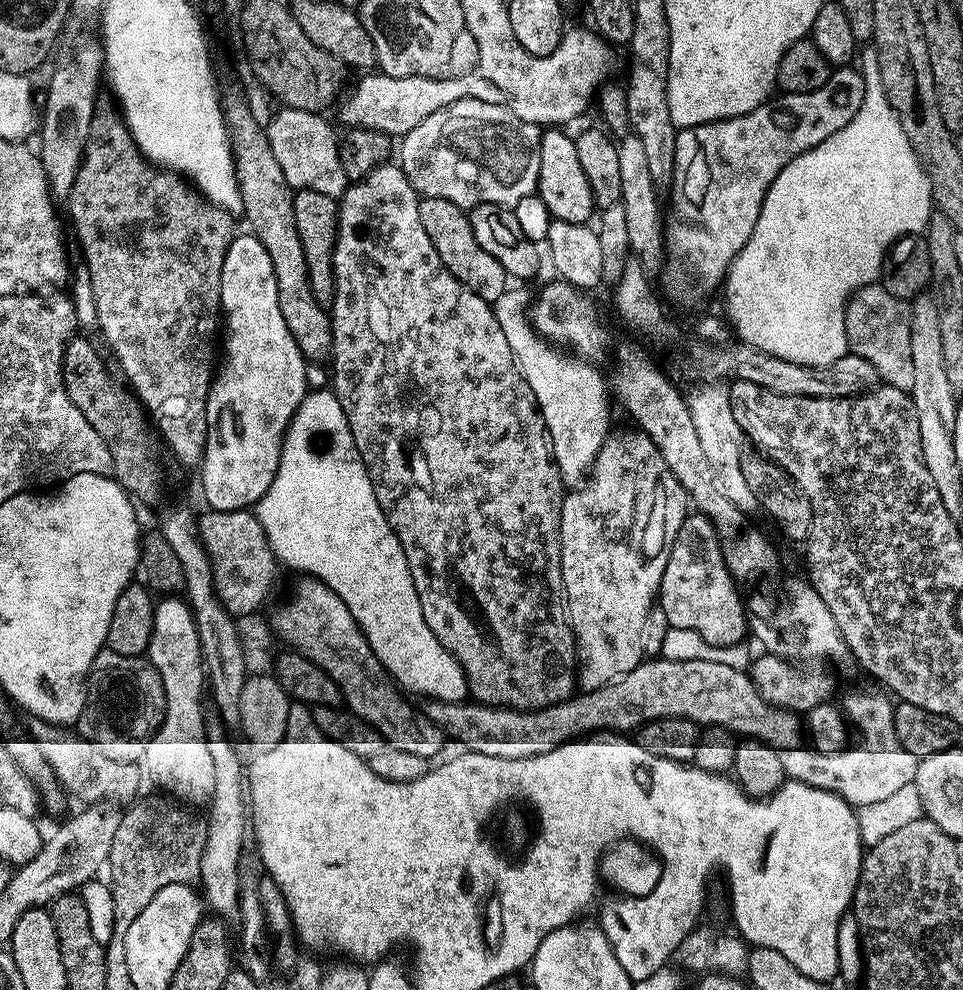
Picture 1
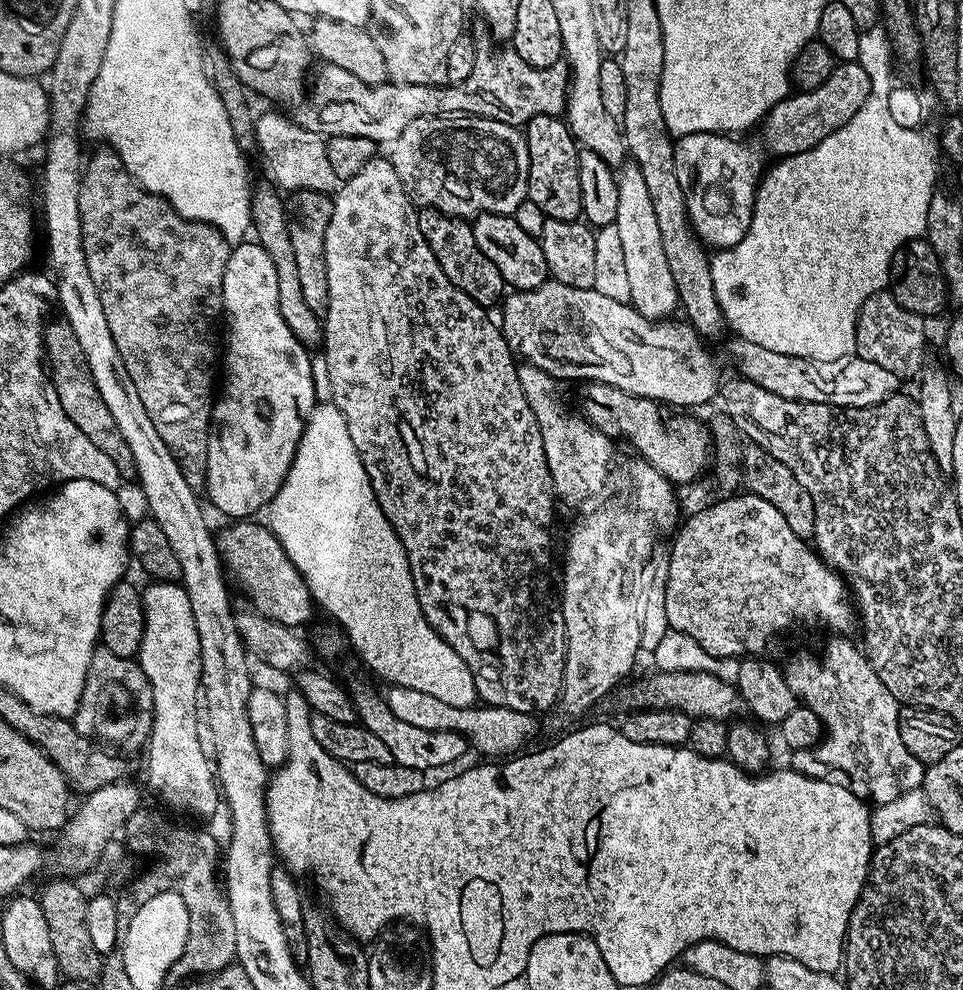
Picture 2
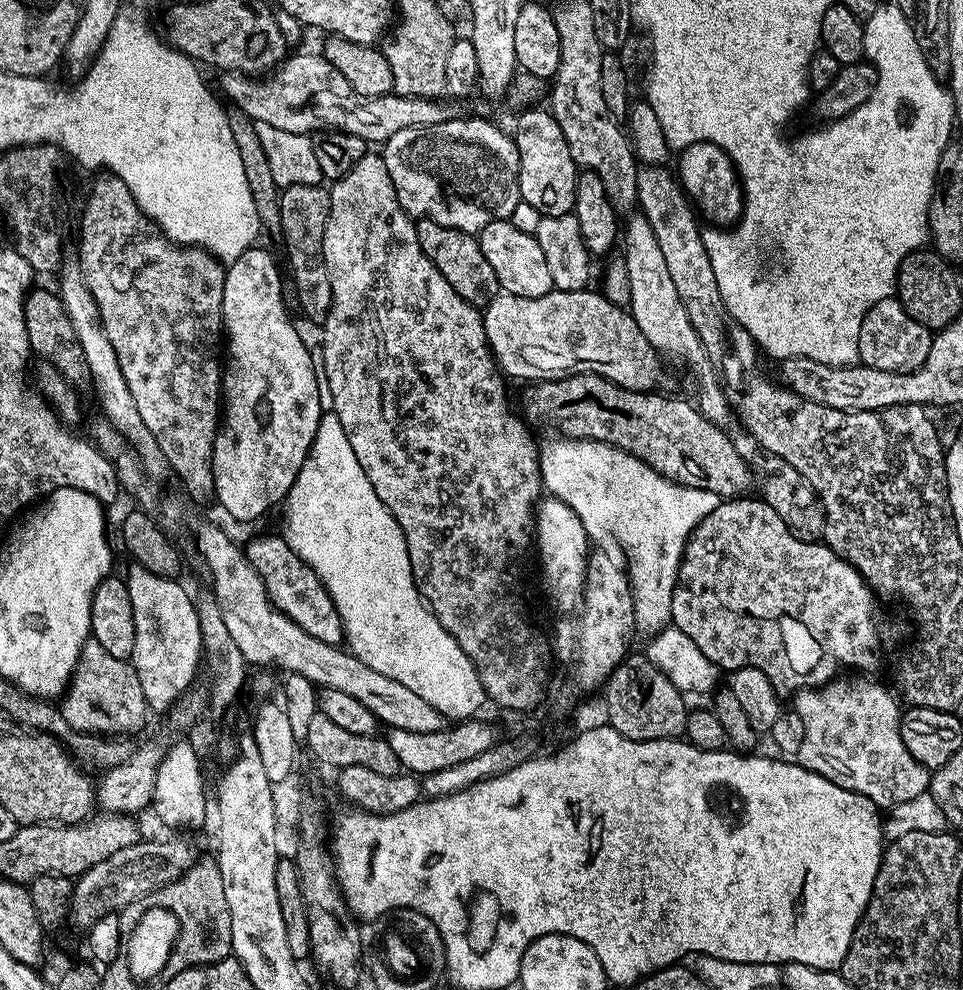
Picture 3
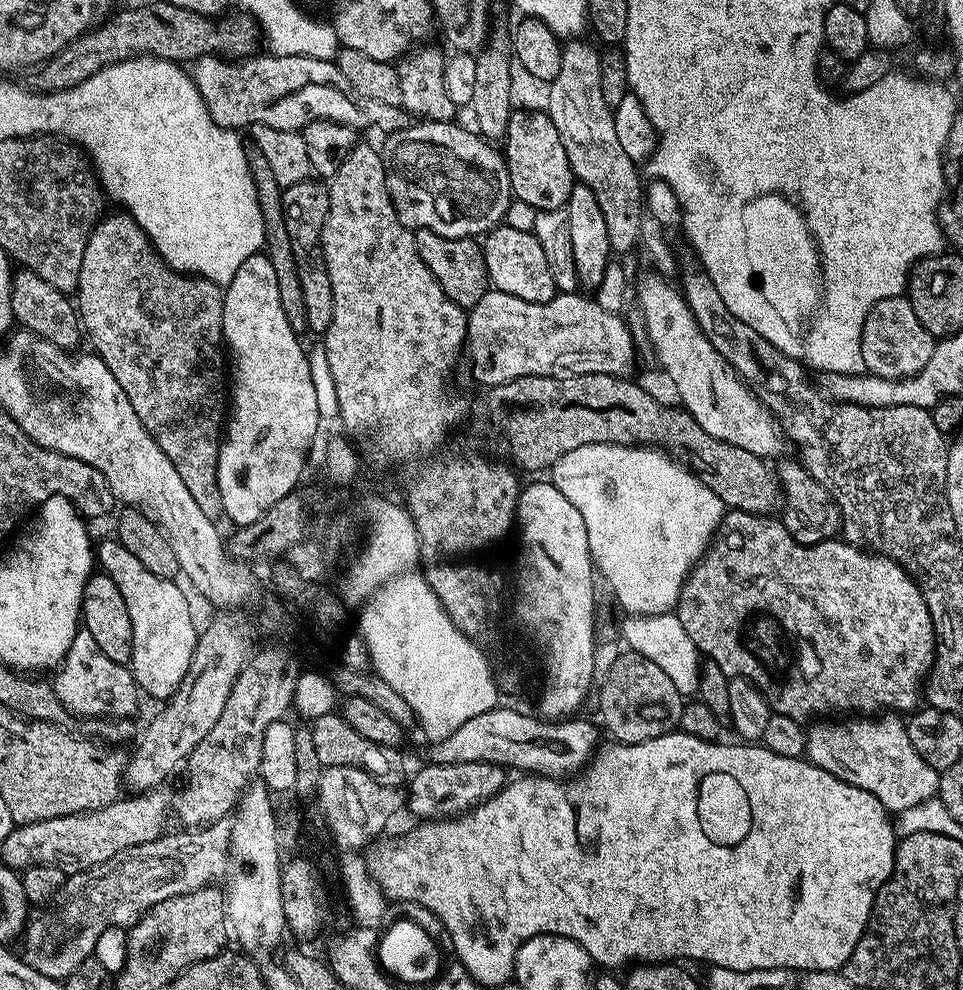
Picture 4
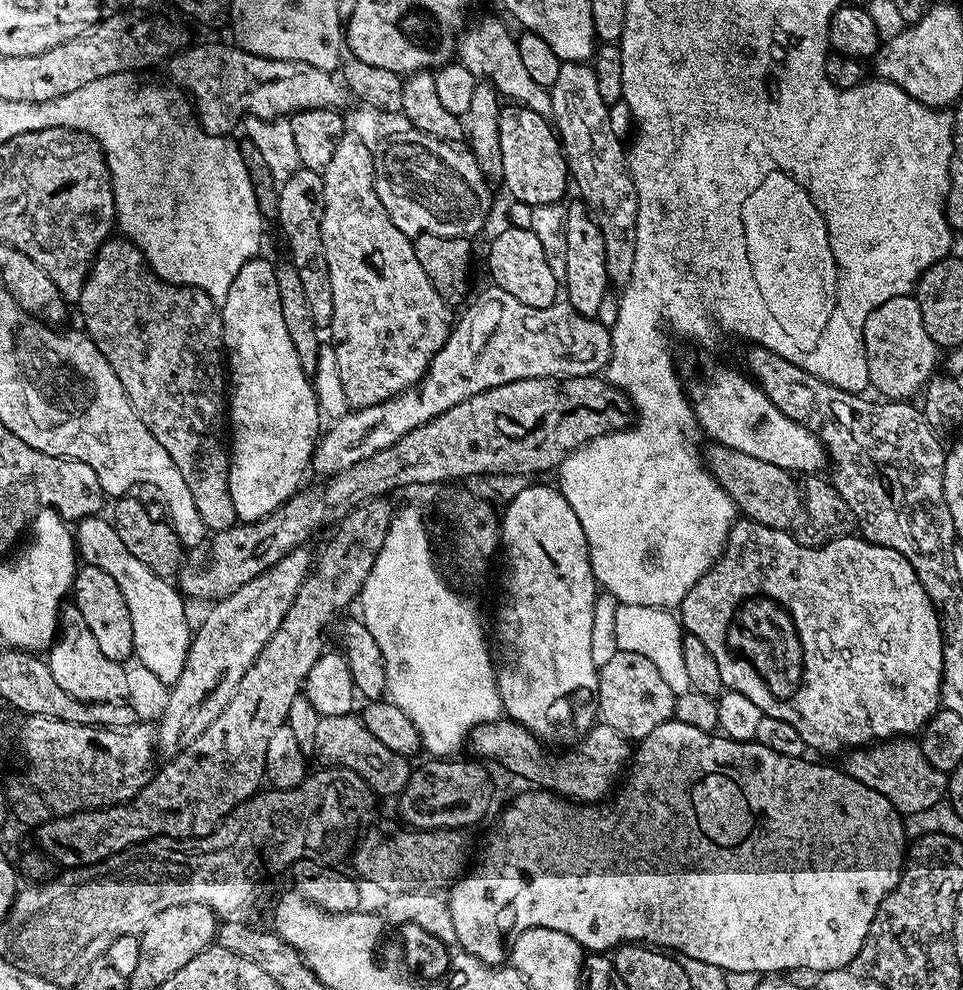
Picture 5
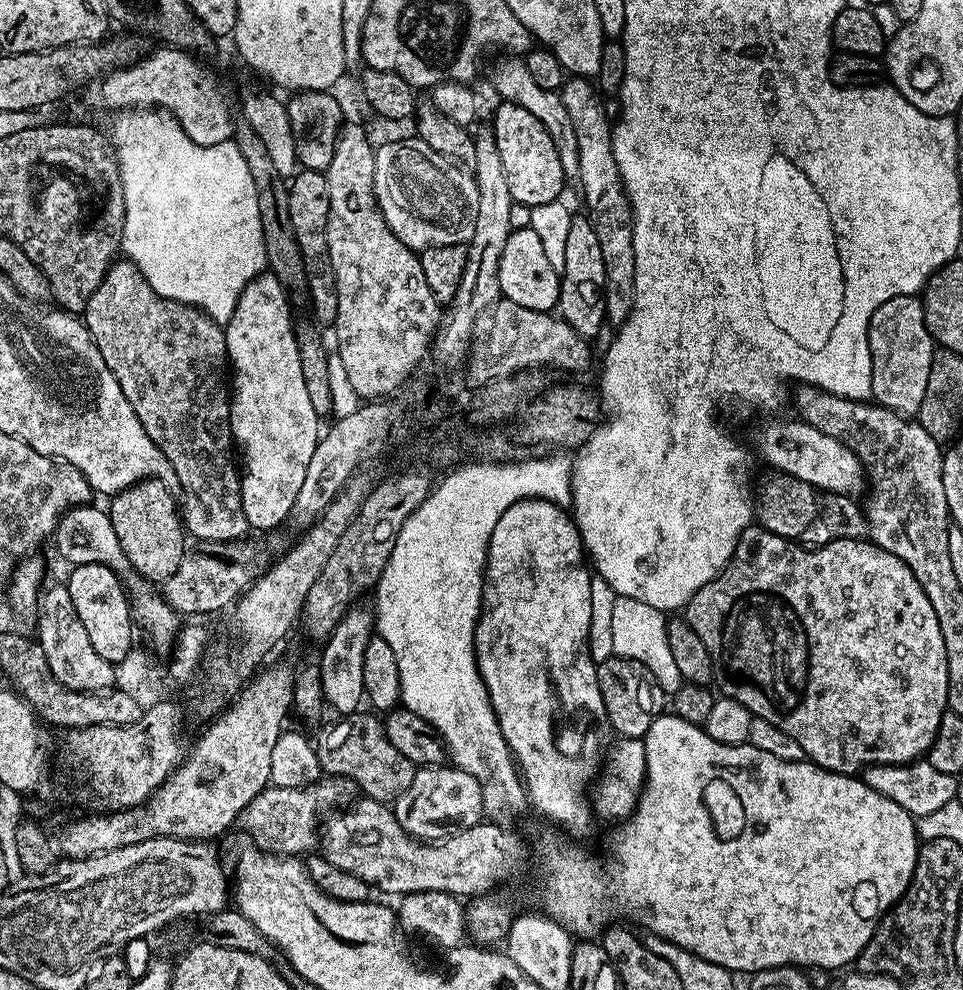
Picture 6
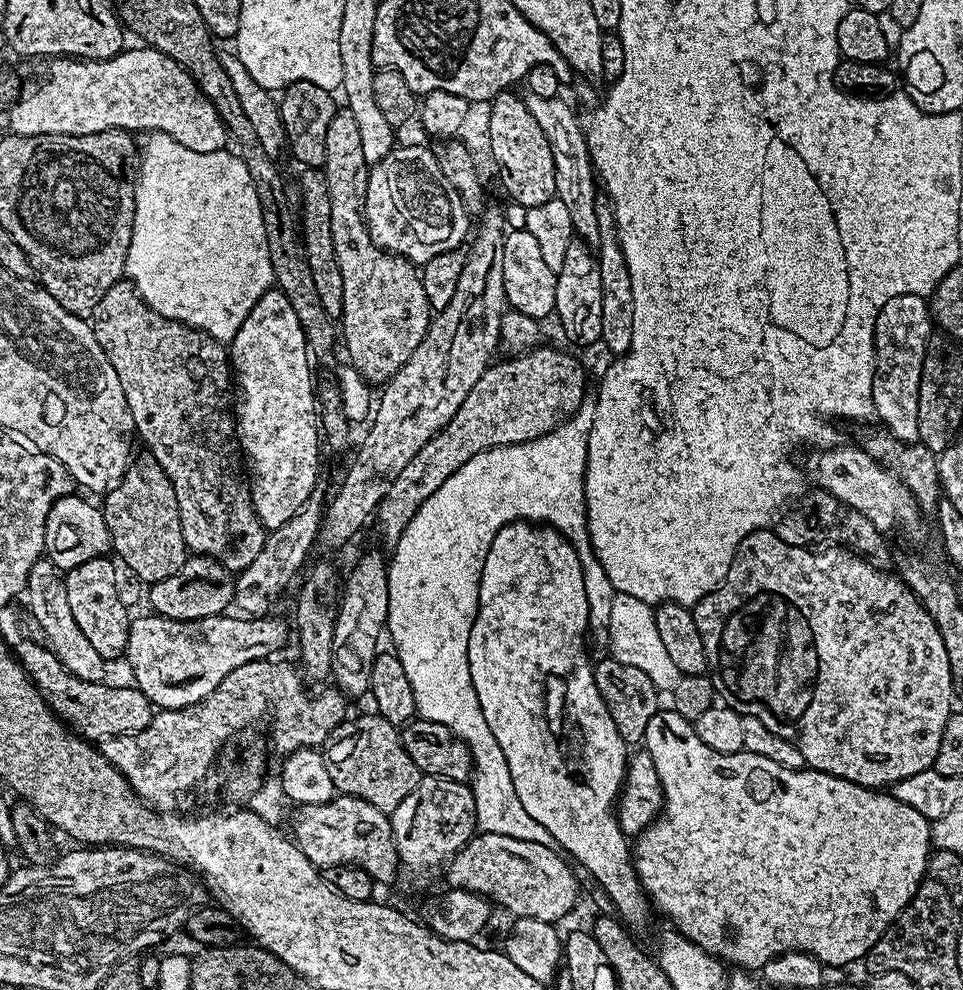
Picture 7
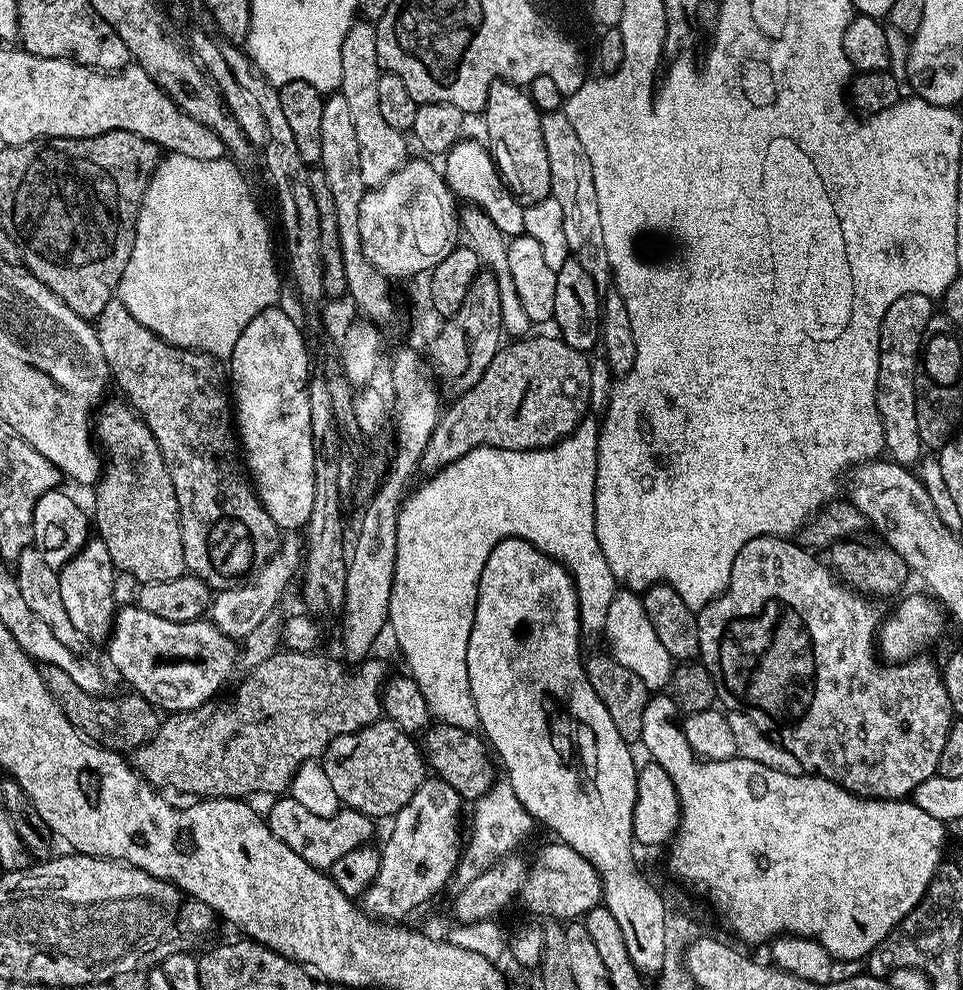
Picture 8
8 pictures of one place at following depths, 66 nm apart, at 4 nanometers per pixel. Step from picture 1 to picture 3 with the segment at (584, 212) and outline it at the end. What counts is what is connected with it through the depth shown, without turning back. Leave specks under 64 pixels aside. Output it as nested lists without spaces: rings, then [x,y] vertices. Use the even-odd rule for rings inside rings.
[[[538,106],[525,107],[524,113],[516,120],[516,132],[514,139],[518,150],[518,186],[520,187],[521,201],[534,210],[538,210],[541,216],[566,216],[572,212],[572,207],[576,201],[576,178],[578,175],[578,165],[575,158],[570,154],[570,146],[566,146],[566,138],[562,134],[562,126],[553,118],[551,111],[547,107],[536,108]]]

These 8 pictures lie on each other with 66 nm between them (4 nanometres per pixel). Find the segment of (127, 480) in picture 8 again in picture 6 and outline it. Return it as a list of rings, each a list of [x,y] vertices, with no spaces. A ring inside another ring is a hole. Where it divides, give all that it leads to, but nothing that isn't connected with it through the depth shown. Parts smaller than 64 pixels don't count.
[[[139,480],[137,484],[131,484],[126,490],[116,493],[111,497],[106,511],[110,522],[114,522],[114,534],[118,534],[118,542],[135,570],[137,576],[144,577],[149,582],[163,582],[178,570],[186,551],[186,529],[182,523],[181,513],[178,511],[178,500],[174,497],[173,489],[166,487],[160,480]]]

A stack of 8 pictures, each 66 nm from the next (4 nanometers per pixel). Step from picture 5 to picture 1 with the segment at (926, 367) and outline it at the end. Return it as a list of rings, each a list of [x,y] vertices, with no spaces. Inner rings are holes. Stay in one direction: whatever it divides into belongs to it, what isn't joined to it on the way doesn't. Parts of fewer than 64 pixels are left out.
[[[883,283],[867,284],[848,299],[846,338],[851,355],[866,358],[887,387],[911,393],[914,386],[914,357],[910,355],[911,318],[905,301],[894,298]]]

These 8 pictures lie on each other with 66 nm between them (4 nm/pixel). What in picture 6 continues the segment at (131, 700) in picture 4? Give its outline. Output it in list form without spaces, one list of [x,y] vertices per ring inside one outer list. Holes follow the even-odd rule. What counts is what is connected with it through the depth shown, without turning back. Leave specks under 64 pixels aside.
[[[67,583],[50,584],[43,589],[38,600],[38,639],[46,654],[46,662],[50,662],[50,670],[54,670],[54,678],[58,678],[58,682],[62,682],[62,686],[70,690],[102,693],[109,691],[116,683],[117,665],[106,662],[106,658],[101,658],[95,652],[90,637],[82,627],[82,621],[78,619],[78,610],[74,610],[74,601],[70,599]]]

